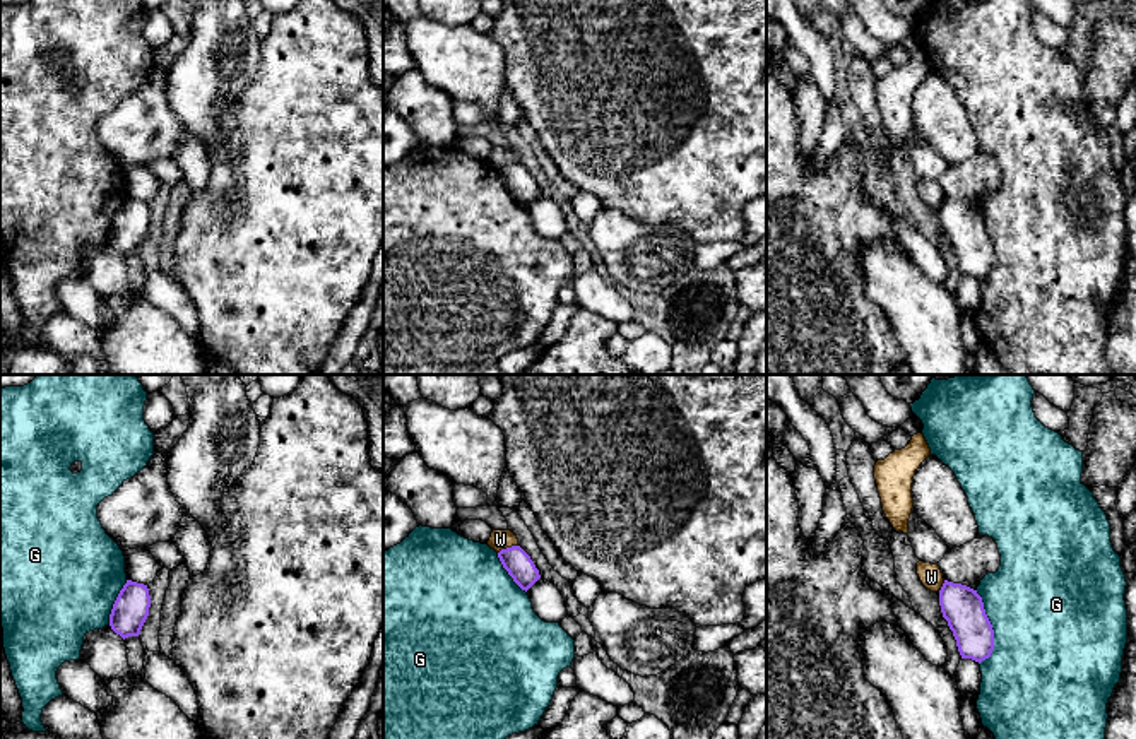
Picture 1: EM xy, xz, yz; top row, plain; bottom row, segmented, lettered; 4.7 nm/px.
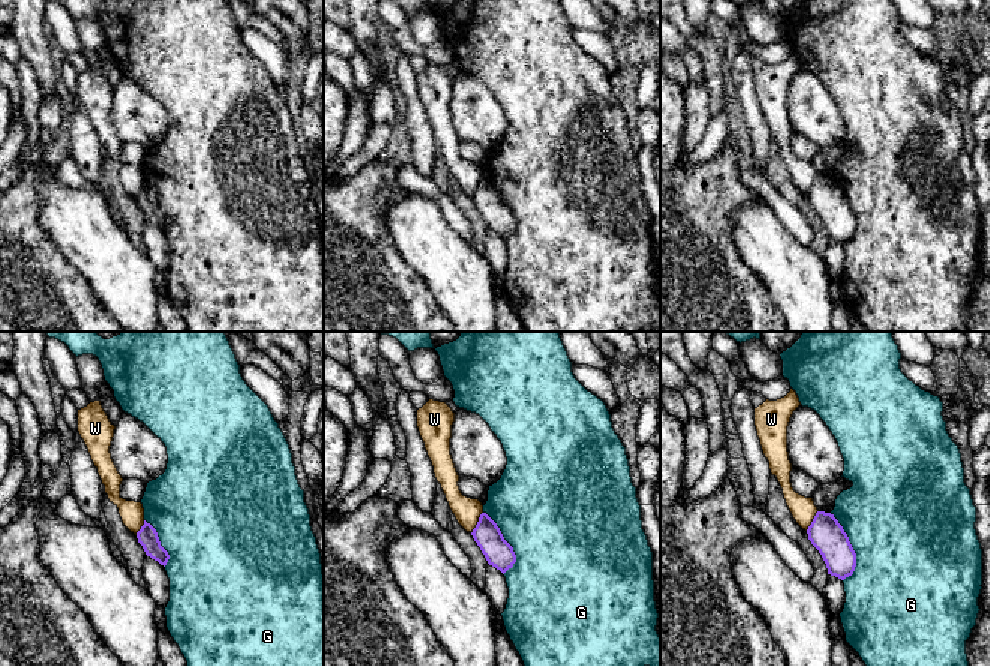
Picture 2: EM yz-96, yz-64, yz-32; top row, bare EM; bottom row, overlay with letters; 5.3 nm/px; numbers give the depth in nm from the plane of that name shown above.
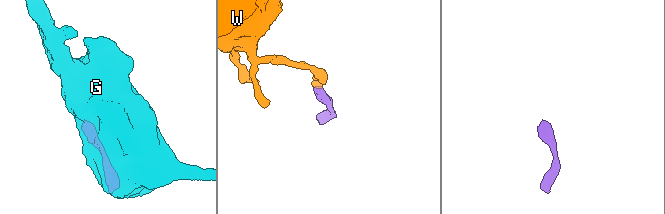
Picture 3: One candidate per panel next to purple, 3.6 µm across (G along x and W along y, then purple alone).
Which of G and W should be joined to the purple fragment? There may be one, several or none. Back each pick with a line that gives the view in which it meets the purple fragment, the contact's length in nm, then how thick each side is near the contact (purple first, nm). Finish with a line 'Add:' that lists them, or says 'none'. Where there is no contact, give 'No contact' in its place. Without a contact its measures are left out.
Add: none

